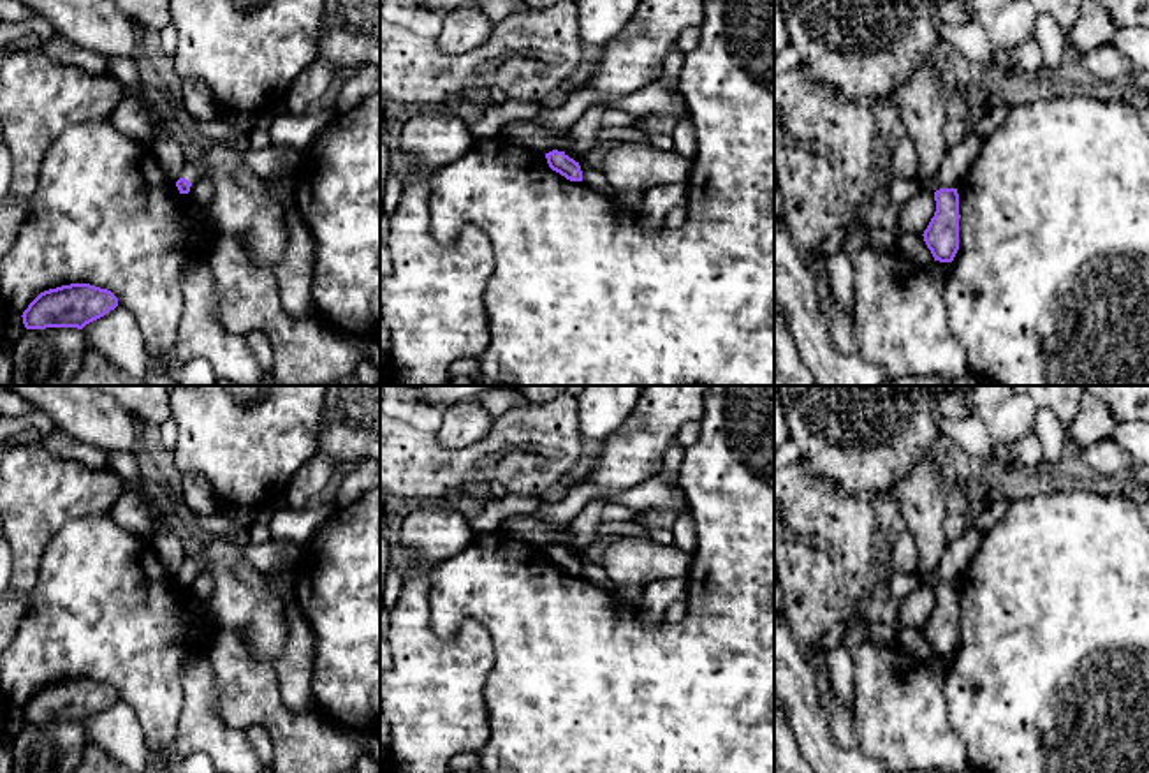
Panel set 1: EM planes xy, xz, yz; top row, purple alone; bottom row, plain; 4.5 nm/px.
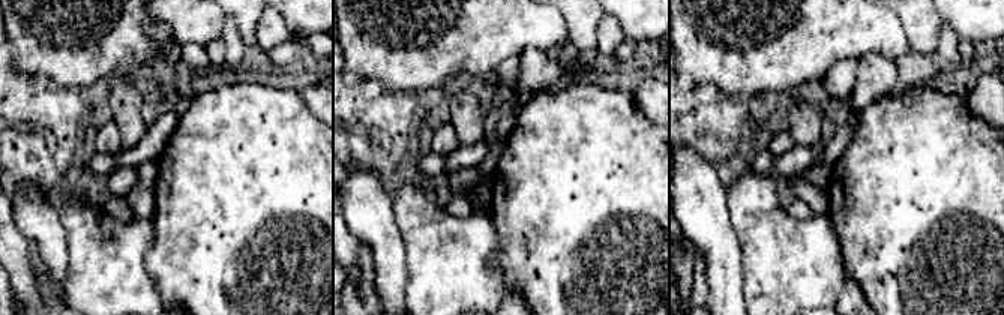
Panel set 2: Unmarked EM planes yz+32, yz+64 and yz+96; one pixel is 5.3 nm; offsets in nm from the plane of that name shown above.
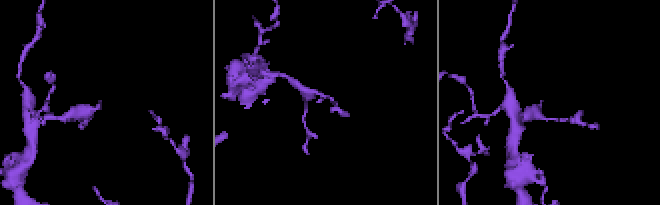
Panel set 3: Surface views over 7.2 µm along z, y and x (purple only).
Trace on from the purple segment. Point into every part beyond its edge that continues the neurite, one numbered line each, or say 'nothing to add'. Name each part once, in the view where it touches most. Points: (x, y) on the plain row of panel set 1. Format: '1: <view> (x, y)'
1: xy (190, 566)

